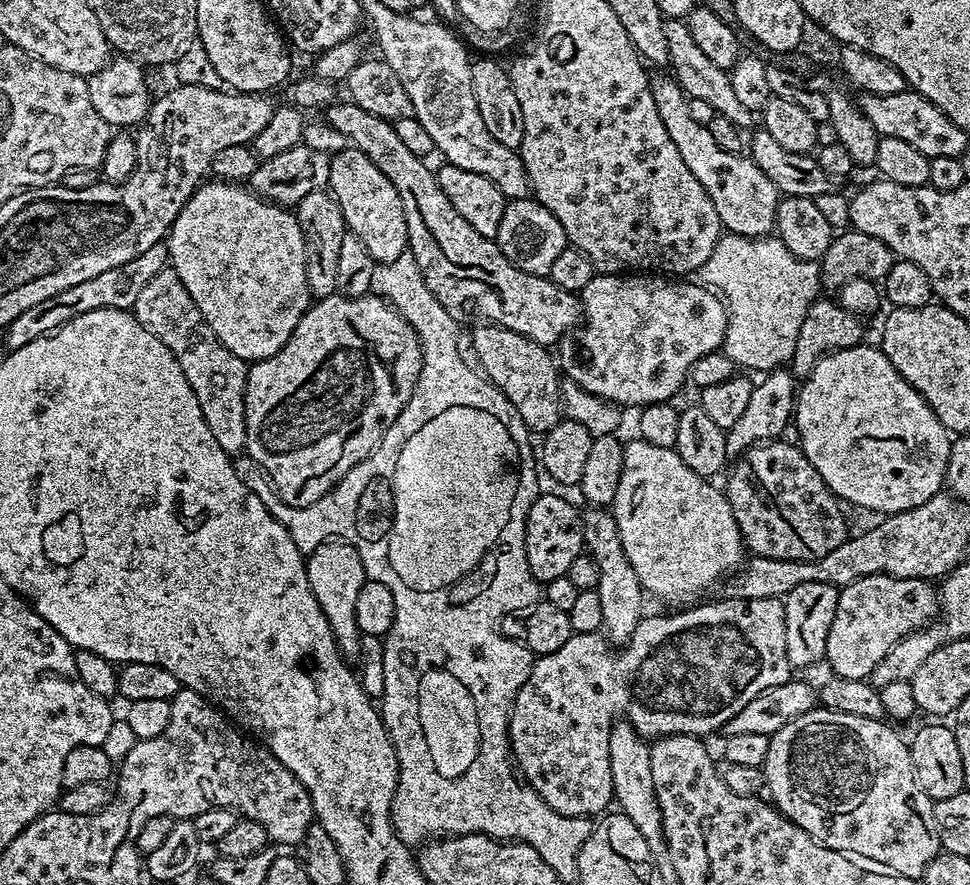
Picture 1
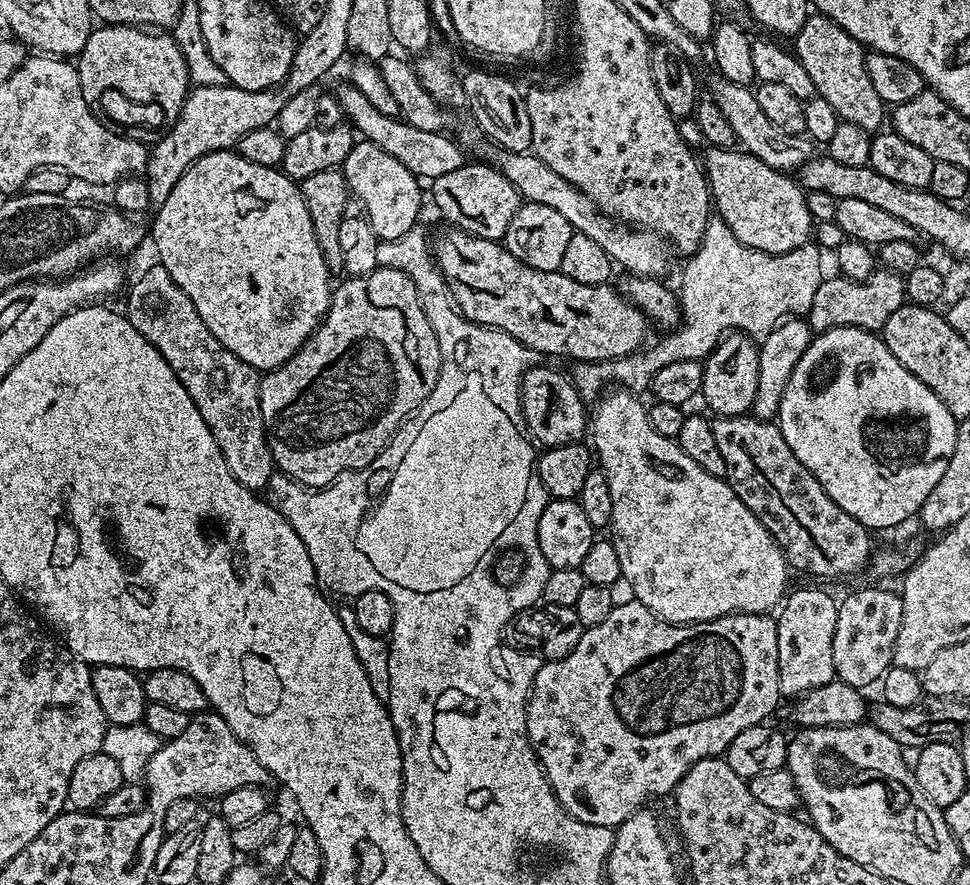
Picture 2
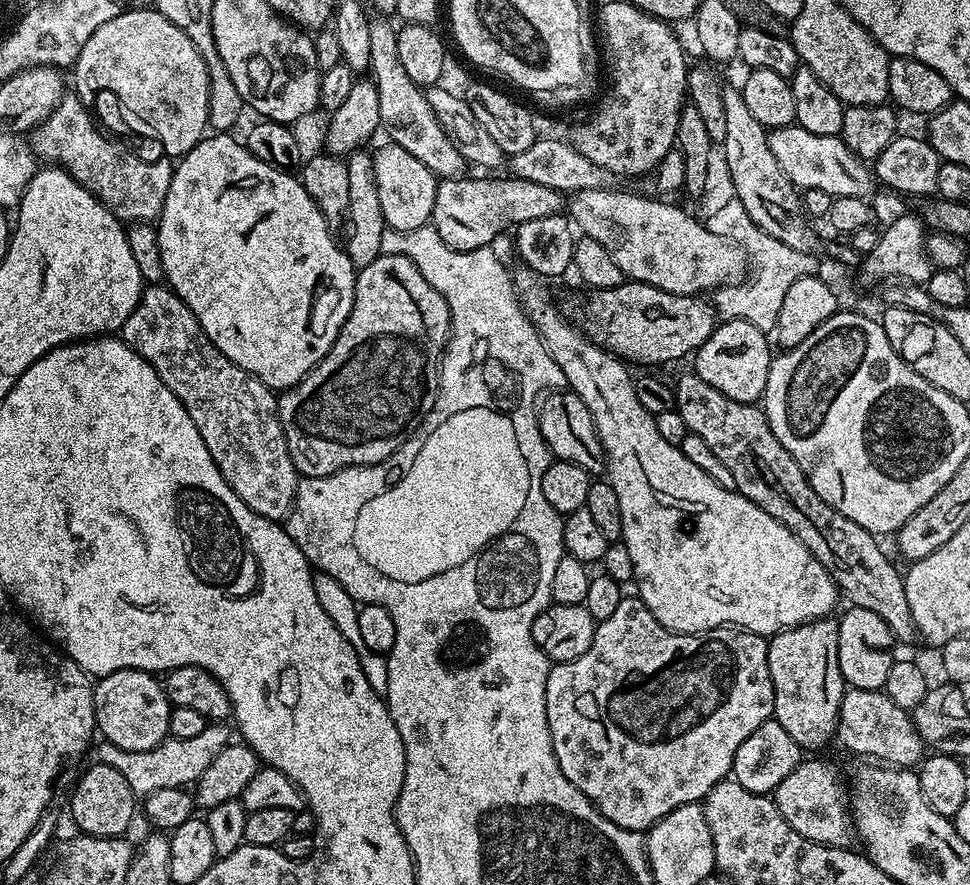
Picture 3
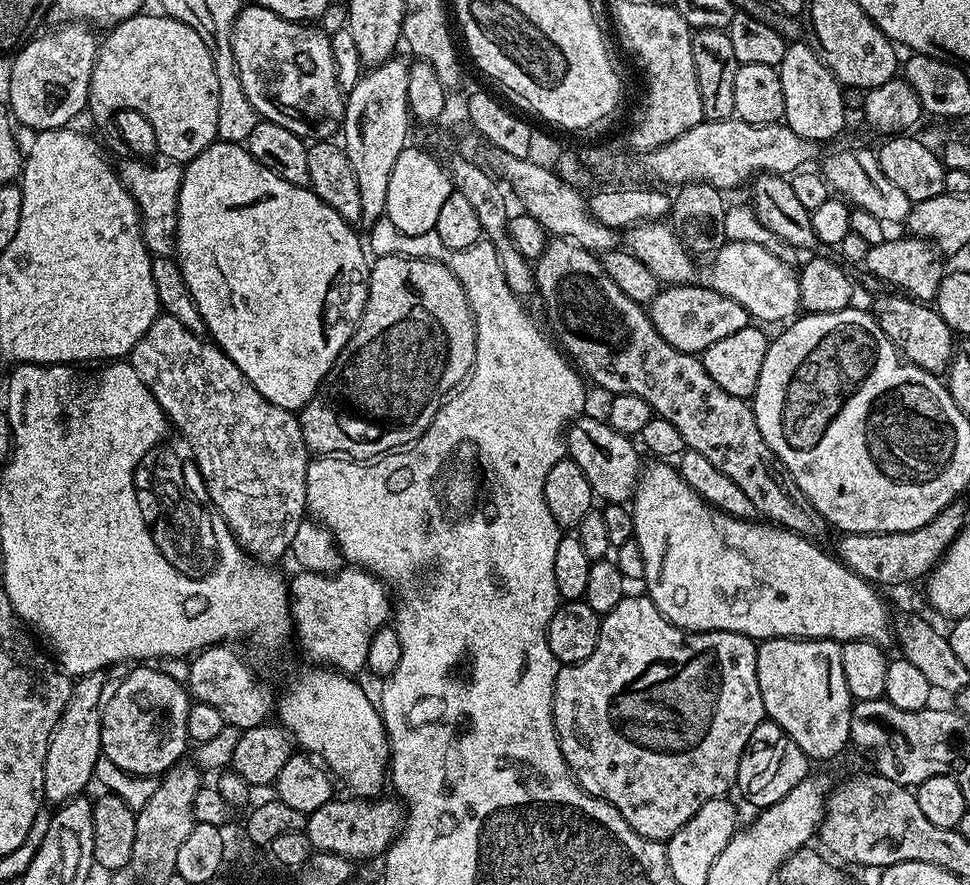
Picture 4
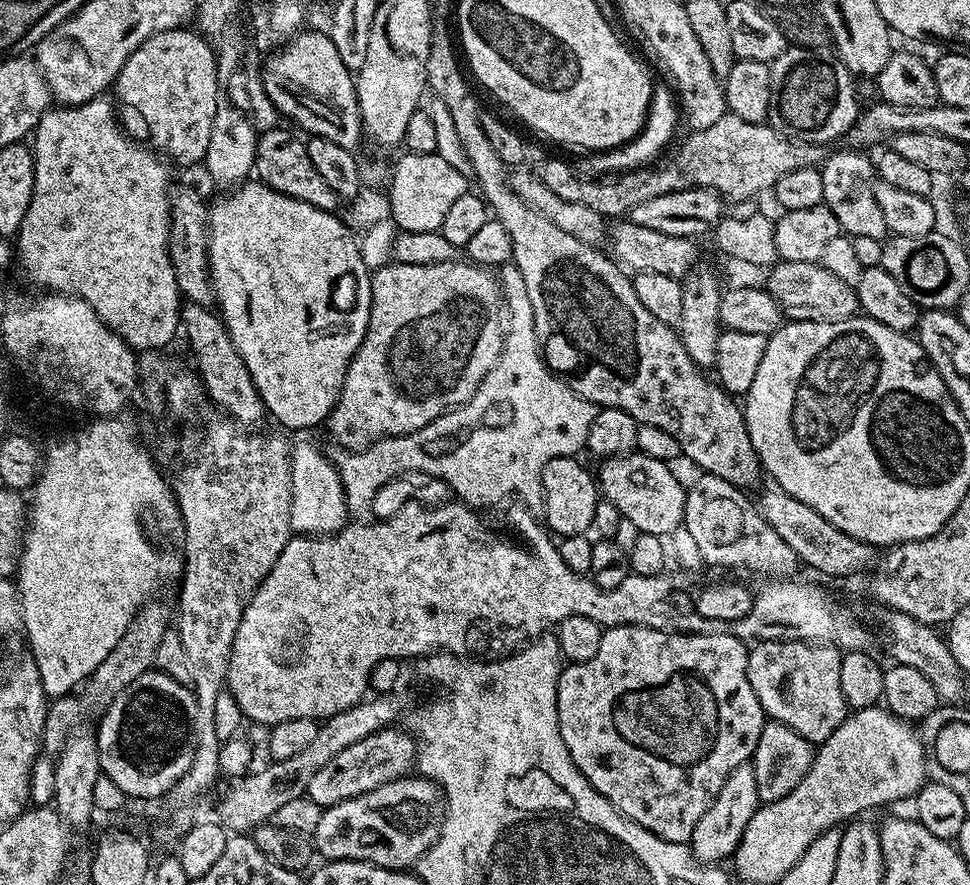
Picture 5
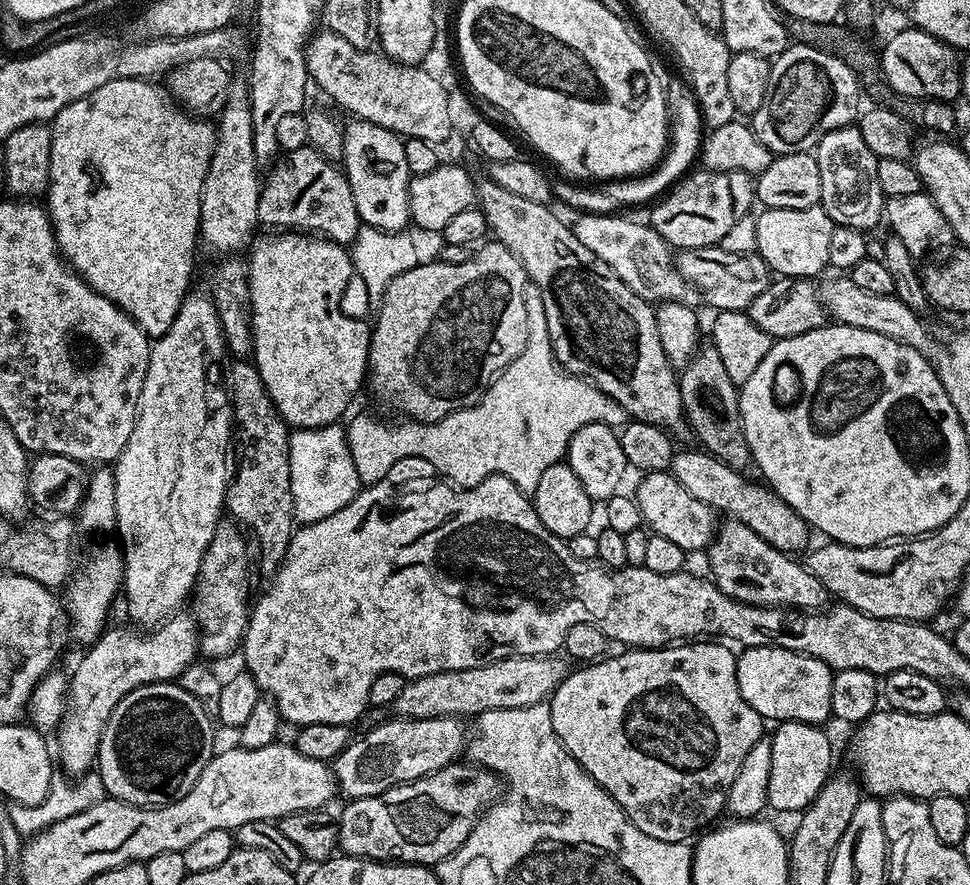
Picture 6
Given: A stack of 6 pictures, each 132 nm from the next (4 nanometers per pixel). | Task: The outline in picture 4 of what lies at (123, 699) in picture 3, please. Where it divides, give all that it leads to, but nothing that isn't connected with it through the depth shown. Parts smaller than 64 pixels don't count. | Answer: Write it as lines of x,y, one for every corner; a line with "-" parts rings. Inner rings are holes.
156,666
133,667
102,710
102,755
135,776
164,776
185,759
184,751
190,748
186,730
189,703
189,693
181,681
179,684

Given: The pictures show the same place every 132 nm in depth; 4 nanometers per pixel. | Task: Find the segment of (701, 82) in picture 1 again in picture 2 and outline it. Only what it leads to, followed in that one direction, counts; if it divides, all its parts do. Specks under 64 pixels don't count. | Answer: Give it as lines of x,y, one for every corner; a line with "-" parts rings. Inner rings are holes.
719,74
713,77
711,99
715,100
718,110
722,110
726,122
730,122
730,130
734,130
739,147
743,151
766,162
766,166
770,166
776,172
785,174
803,168
804,163
812,159
813,141
809,140
807,135
795,136
778,130
778,126
774,126
774,122
770,122
770,118
766,118
766,114
758,106
758,98
751,87
730,82
725,76

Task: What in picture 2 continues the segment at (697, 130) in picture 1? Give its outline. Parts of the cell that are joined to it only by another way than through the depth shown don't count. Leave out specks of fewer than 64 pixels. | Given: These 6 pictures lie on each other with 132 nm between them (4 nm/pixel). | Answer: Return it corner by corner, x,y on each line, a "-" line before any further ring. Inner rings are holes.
709,147
707,151
702,156
702,167
708,178
708,190
712,194
715,211
719,219
724,220
730,230
734,230
734,238
738,238
738,242
766,254
786,254
795,248
804,247
813,239
814,221
810,210
806,210
806,193
791,175
776,172
766,166
766,162
743,150

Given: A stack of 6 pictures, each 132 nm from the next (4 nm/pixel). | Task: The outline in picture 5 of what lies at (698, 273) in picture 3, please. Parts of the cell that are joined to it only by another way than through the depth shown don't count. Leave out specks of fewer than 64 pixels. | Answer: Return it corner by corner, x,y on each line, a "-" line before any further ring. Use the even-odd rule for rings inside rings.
780,260
768,274
768,281
766,281
768,293
776,299
781,313
789,321
838,322
857,315
860,303
856,297
855,287
842,282
833,272
826,270
817,261

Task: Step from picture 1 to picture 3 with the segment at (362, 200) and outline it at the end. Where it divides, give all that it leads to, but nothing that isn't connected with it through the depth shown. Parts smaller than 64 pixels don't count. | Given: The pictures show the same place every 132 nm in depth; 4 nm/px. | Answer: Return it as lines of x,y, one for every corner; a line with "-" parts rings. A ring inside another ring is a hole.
384,142
377,152
371,153
374,166
374,182
378,190
378,202
382,202
382,214
387,227
394,230
418,230
429,223
434,210
434,194
438,178
414,154
402,150
402,146

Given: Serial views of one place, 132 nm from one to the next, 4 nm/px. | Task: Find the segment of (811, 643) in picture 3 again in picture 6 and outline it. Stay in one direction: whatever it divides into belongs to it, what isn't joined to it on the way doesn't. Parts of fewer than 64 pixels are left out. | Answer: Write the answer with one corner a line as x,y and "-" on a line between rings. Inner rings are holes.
774,646
744,648
736,658
736,673
742,698
746,698
765,721
797,720
824,726
832,716
830,686
834,672
818,658

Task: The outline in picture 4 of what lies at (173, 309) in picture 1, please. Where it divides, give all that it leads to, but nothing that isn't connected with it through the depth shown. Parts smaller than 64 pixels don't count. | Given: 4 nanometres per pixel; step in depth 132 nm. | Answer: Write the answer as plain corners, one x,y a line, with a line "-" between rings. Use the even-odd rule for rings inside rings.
167,314
157,316
150,326
150,330
146,330
146,334
142,334
142,338
136,343
130,354
130,362
134,366
134,370
138,370
138,378
142,378
142,382
146,382
150,394
154,394
158,406
162,406
165,416
168,417
169,425
179,433
184,444
185,442
188,443
189,449
187,448
187,451
195,460
197,470
202,474
204,485
209,492
209,498
212,500
214,508
220,512
222,518
229,524
229,528
236,536
241,548
249,557
256,556
252,558
257,561
276,562
272,560
278,559
283,552
285,555
291,549
294,534
298,534
298,526
305,523
306,513
308,512
306,470
308,469
310,453
306,442
302,438
297,413
288,412
282,406
274,406
274,402
262,398
262,394
258,394
258,390
254,390
254,386
242,374
242,370
238,370
238,366
234,366
232,359
221,348
217,348
215,343
209,342
203,335
186,330
186,326
182,326
182,322
178,322
178,318

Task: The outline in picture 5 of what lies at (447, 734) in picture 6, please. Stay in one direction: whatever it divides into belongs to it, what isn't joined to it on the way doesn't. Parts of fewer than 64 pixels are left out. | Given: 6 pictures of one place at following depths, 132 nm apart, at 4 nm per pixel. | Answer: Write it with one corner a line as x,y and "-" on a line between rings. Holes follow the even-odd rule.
392,726
382,728
379,732
362,738
362,742
346,746
342,754
334,754
334,758
330,758
330,762
326,762
310,778
306,793
308,799
323,810
334,803
354,798
358,794
366,794
391,780
407,777
413,771
416,762
416,742
407,731
395,732
396,730

